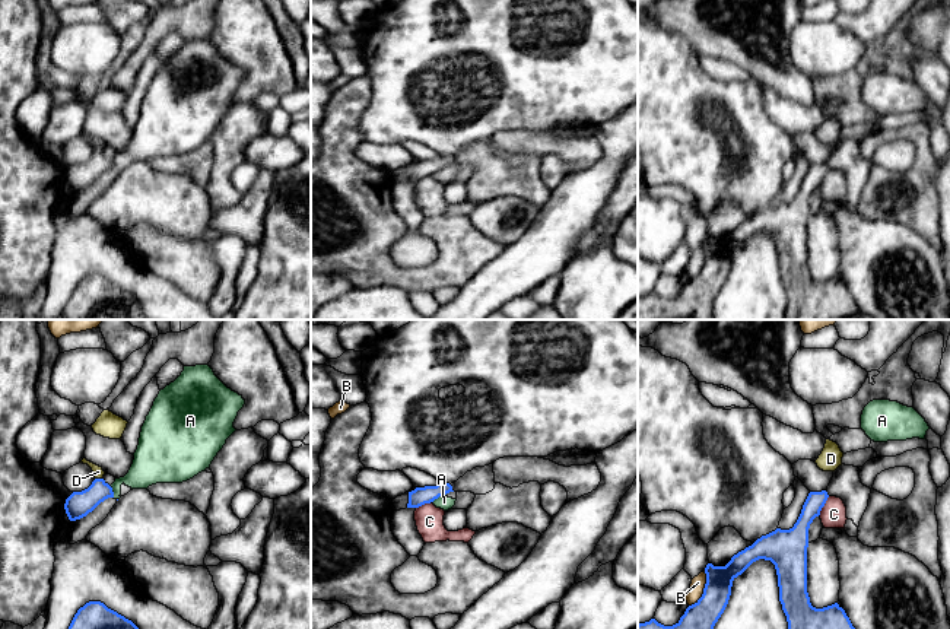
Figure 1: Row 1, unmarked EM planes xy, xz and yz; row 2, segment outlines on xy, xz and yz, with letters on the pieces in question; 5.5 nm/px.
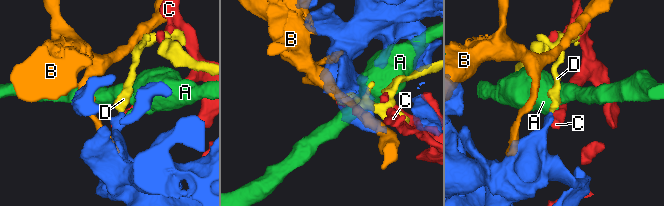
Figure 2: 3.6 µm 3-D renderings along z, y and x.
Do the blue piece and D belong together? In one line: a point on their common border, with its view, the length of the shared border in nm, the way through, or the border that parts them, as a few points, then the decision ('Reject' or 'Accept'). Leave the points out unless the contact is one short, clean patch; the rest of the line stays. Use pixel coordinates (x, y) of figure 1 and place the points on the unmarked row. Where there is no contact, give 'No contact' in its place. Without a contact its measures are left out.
Touches blue at xy (99, 152). Shared border 50 nm. Path across: xy (79, 177), (98, 159), (99, 152), (98, 145). Accept

